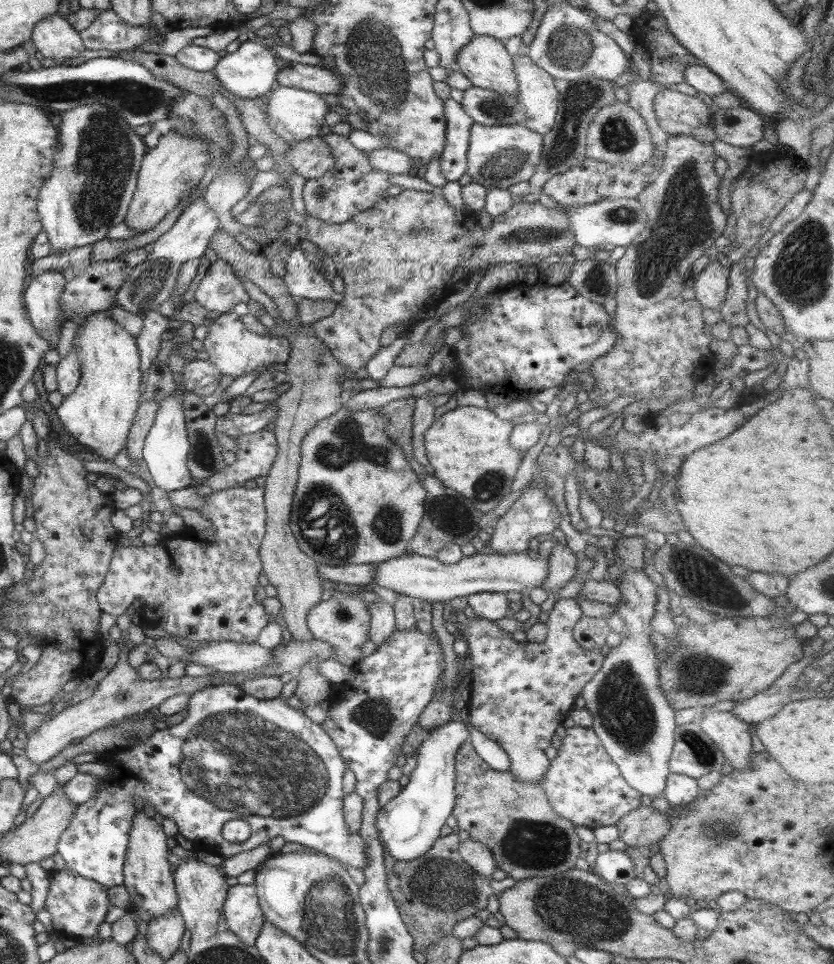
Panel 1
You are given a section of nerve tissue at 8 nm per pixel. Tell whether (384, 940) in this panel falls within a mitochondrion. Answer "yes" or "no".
yes

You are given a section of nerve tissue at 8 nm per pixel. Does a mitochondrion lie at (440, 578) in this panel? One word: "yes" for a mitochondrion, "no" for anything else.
no

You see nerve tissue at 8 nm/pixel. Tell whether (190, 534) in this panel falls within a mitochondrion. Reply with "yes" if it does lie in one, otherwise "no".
no

